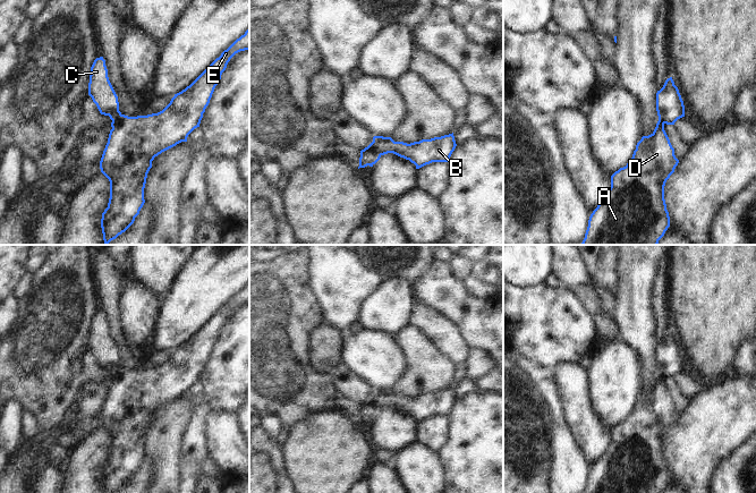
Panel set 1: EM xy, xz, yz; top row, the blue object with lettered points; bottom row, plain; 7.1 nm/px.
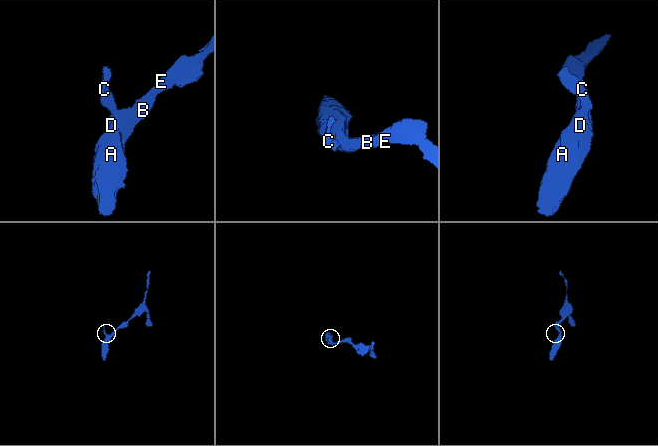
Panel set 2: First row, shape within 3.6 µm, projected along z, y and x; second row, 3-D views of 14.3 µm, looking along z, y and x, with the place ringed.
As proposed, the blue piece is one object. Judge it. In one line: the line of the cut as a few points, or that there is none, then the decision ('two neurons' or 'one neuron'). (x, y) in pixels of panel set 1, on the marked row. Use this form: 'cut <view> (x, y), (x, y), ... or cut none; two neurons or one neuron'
cut xz (367, 146), (380, 155); two neurons

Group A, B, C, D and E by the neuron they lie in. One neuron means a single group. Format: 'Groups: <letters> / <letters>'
Groups: A B D E / C.

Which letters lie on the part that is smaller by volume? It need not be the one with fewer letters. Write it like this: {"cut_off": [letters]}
{"cut_off": ["C"]}

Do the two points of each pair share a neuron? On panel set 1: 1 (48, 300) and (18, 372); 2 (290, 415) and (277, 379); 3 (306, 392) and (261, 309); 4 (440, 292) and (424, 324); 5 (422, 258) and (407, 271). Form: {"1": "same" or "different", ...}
{"1": "same", "2": "same", "3": "same", "4": "different", "5": "same"}

